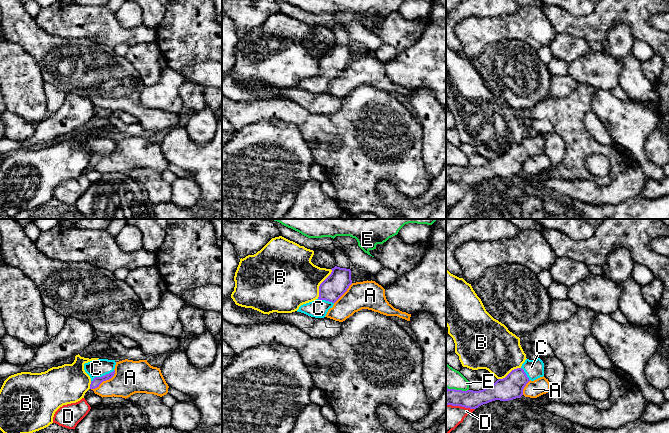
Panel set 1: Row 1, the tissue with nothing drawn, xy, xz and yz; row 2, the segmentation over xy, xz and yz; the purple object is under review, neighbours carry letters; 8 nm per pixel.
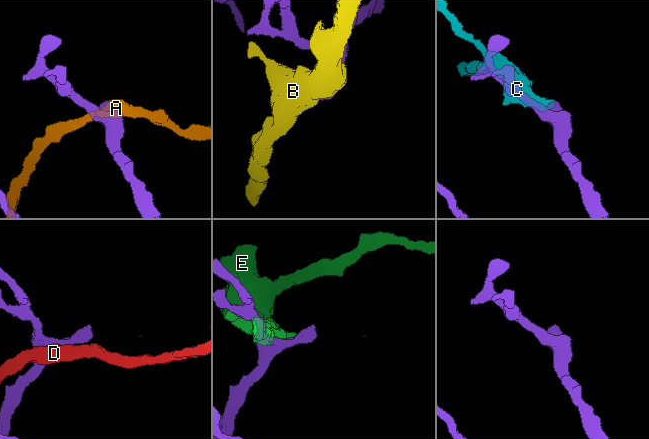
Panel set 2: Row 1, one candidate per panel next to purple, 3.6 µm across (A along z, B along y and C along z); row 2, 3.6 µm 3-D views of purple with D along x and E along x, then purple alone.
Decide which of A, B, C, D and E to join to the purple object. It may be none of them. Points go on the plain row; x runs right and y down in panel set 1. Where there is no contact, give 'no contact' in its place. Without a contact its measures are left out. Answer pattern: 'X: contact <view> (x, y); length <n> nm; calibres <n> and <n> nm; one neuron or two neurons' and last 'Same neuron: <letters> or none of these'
A: contact xy (104, 156); length 260 nm; calibres 70 and 260 nm; two neurons
B: contact xz (320, 60); length 260 nm; calibres 190 and 440 nm; two neurons
C: contact xy (102, 152); length 220 nm; calibres 70 and 140 nm; one neuron
D: contact yz (460, 181); length 240 nm; calibres 150 and 220 nm; two neurons
E: contact yz (457, 166); length 190 nm; calibres 150 and 180 nm; two neurons
Same neuron: C

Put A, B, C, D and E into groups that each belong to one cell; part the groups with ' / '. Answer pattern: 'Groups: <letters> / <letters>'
Groups: A / B / C / D / E

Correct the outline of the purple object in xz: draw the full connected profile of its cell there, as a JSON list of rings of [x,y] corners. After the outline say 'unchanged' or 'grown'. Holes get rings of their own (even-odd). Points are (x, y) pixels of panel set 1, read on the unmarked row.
[[[335,42],[331,50],[320,60],[319,73],[299,83],[297,88],[315,94],[324,94],[334,79],[352,60],[351,46]]] | grown

